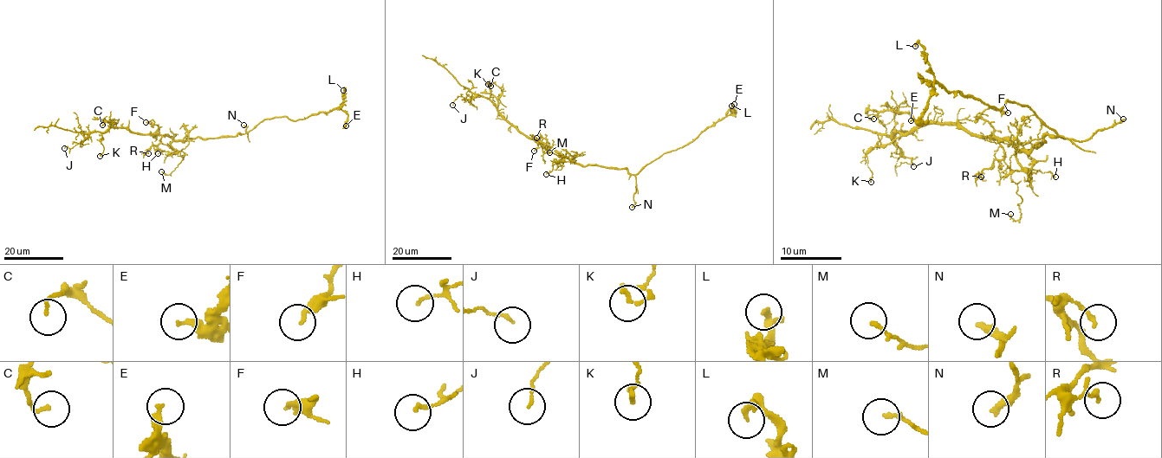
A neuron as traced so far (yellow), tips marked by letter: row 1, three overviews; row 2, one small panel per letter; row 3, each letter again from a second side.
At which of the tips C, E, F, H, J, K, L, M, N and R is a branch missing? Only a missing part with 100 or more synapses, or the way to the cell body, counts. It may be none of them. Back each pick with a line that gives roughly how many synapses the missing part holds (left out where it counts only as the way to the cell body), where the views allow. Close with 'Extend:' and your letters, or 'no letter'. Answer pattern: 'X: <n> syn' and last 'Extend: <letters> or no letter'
Extend: no letter

